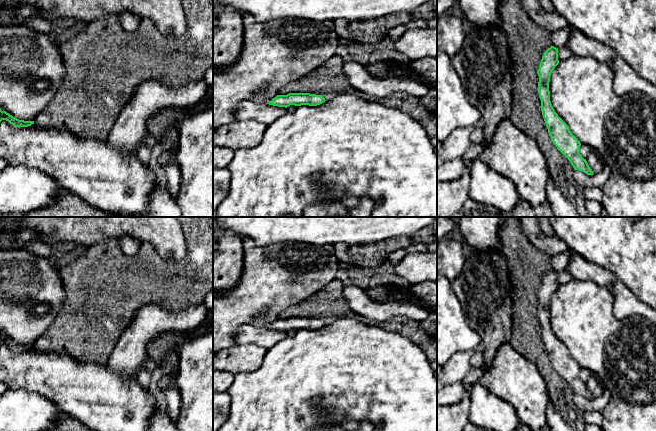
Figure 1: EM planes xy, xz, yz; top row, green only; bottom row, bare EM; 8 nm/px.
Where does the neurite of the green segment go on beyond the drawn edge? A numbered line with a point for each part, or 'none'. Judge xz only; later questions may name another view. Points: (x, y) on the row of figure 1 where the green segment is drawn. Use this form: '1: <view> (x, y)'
none

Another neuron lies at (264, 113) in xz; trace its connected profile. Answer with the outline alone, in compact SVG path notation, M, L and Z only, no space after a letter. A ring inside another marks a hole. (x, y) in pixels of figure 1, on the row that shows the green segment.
M243 101L235 108L235 120L258 120L265 125L273 123L275 120L287 114L285 107L278 107L269 104Z

